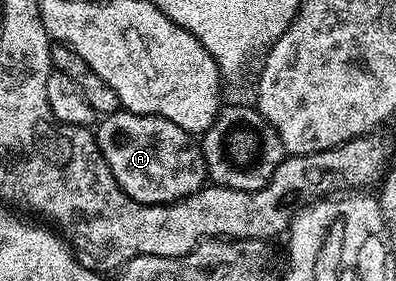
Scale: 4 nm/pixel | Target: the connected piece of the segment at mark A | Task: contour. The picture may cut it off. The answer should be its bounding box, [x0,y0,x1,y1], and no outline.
[95,111,209,205]

